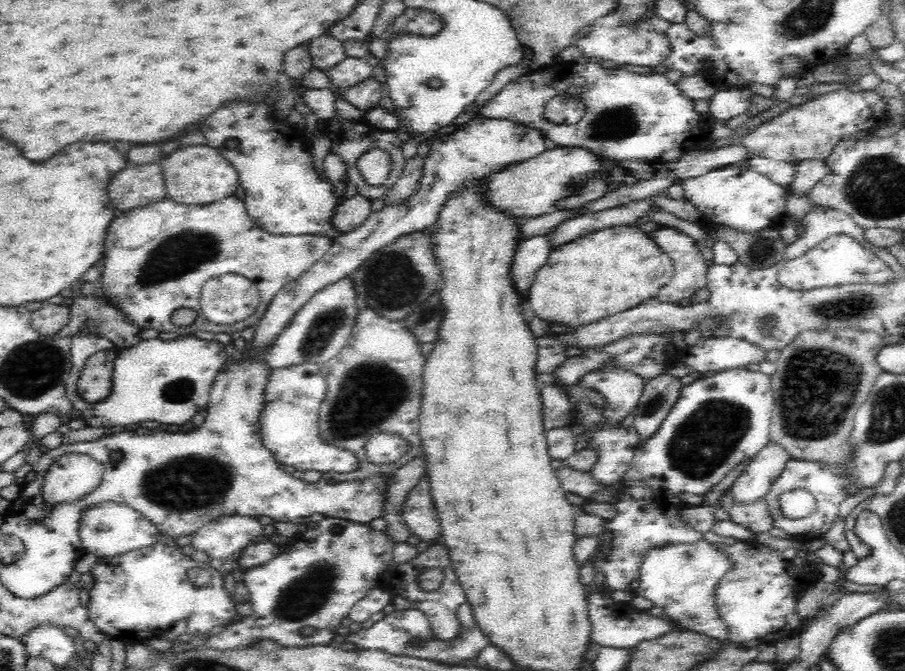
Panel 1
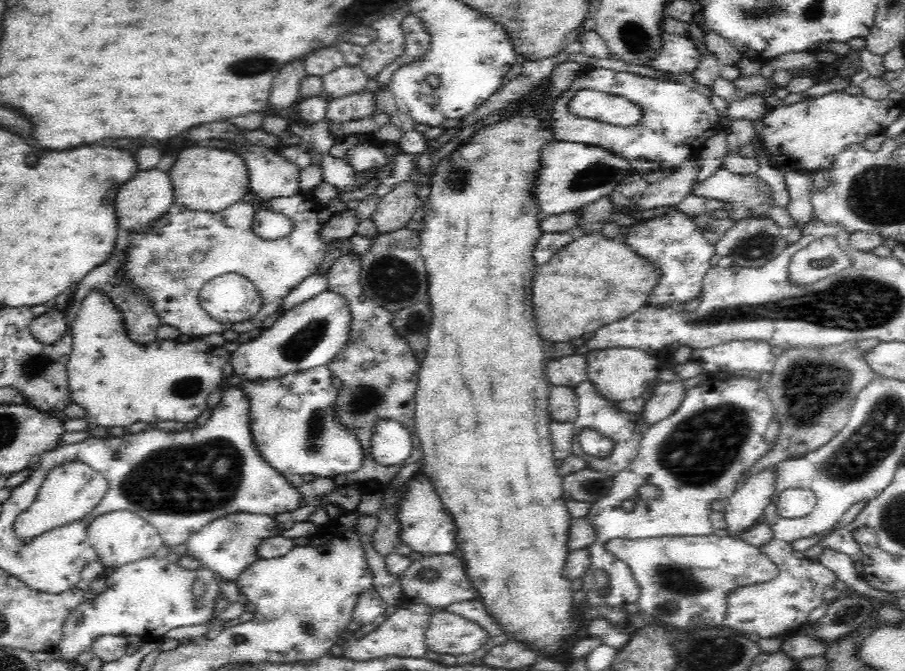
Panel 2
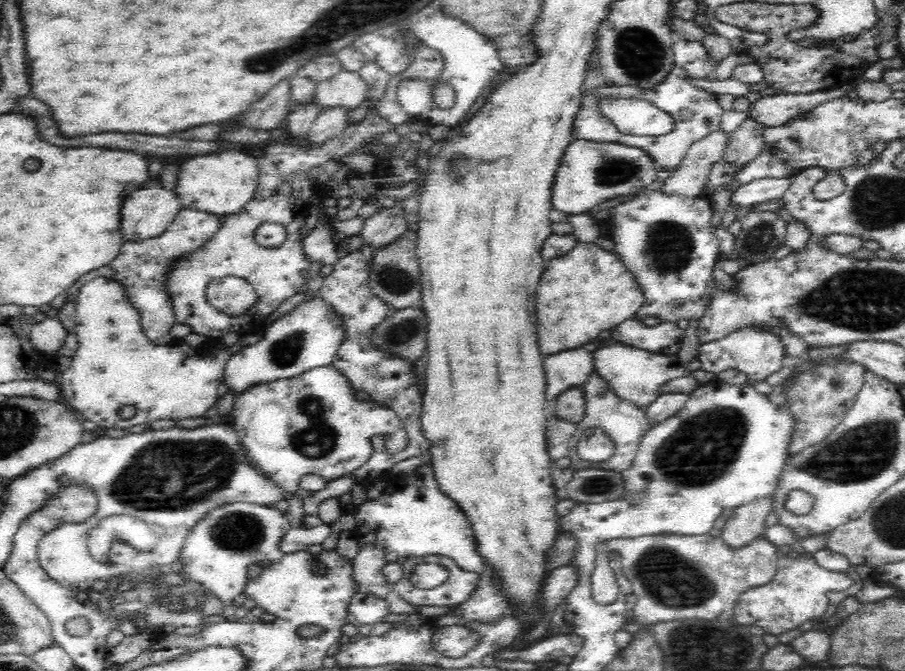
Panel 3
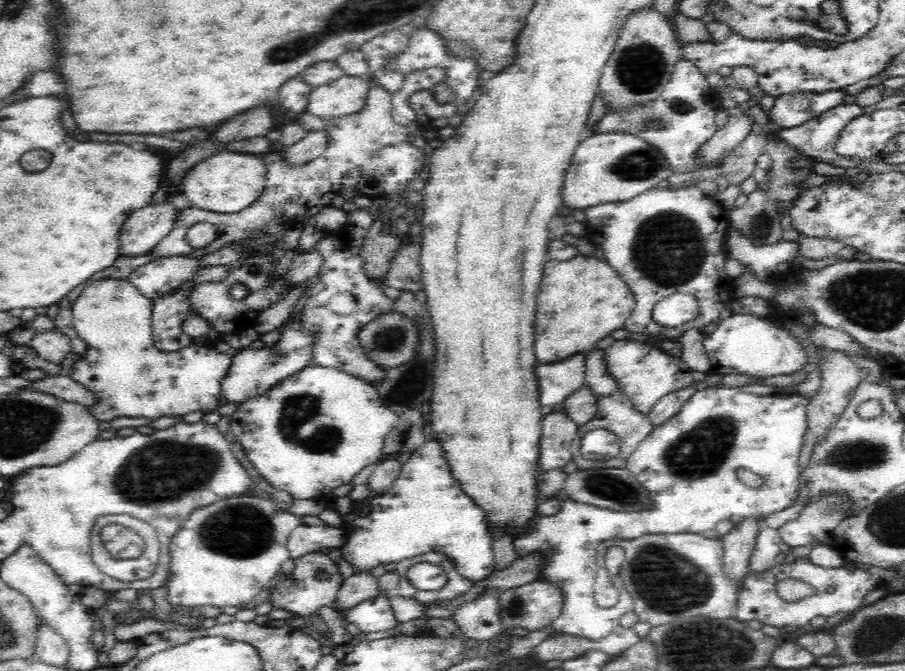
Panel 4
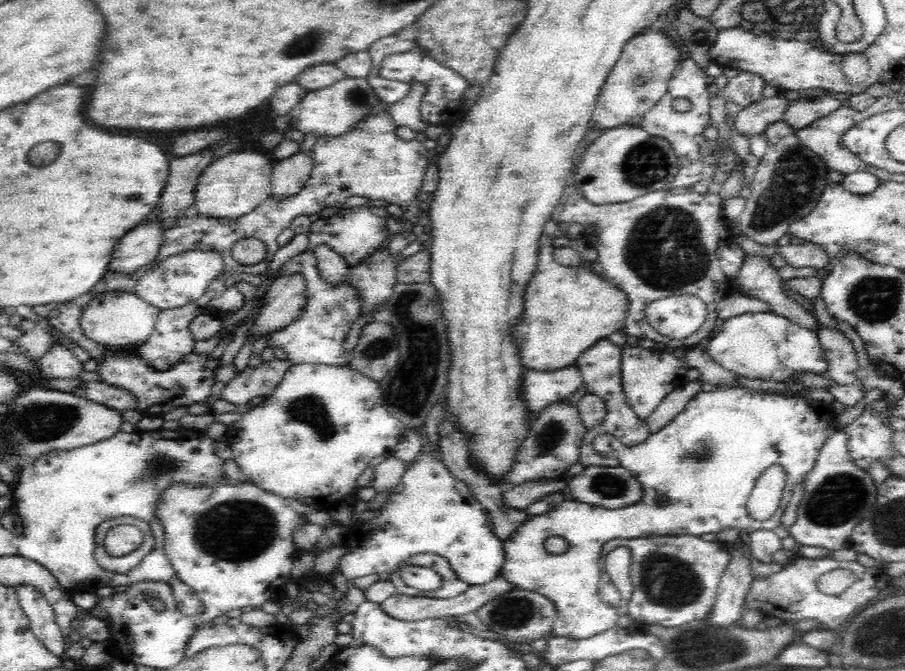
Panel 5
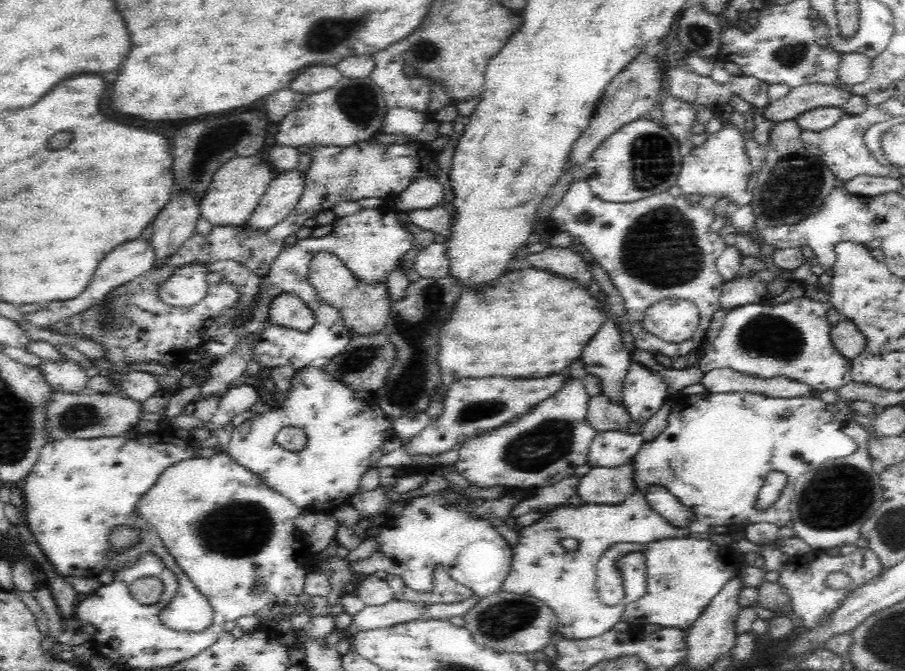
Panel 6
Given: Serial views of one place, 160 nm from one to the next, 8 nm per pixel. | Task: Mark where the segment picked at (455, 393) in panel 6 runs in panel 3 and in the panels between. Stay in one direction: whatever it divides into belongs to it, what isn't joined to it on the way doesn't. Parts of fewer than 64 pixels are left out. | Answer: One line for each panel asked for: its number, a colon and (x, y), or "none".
3: (569, 368)
4: (557, 380)
5: (543, 388)

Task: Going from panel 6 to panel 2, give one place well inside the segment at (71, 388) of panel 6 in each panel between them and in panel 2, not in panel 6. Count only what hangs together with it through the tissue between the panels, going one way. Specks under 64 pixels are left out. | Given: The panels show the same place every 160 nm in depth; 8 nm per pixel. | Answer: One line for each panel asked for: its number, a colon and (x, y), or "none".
2: (49, 327)
3: (48, 334)
4: (53, 345)
5: (58, 362)

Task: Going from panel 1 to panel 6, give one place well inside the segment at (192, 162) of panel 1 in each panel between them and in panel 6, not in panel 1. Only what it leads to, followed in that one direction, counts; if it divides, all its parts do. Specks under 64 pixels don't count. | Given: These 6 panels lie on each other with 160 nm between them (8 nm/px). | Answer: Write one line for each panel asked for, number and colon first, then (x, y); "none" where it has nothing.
2: (206, 179)
3: (220, 183)
4: (228, 182)
5: (236, 183)
6: (237, 186)

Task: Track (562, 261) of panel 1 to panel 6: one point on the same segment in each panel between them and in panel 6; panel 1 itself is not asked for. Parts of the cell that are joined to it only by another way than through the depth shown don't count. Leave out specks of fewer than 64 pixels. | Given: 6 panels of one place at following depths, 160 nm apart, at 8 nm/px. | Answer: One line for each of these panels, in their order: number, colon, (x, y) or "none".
2: (593, 280)
3: (590, 289)
4: (581, 300)
5: (569, 308)
6: (534, 322)

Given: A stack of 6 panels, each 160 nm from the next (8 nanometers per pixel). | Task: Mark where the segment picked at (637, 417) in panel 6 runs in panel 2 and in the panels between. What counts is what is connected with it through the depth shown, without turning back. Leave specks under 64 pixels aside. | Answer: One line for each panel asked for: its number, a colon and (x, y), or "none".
2: (620, 373)
3: (635, 375)
4: (644, 374)
5: (648, 374)

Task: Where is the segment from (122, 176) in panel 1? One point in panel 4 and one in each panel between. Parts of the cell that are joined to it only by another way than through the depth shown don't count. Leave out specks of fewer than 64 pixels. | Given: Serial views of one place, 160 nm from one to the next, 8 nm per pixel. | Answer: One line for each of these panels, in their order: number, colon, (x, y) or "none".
2: (148, 194)
3: (147, 212)
4: (144, 228)

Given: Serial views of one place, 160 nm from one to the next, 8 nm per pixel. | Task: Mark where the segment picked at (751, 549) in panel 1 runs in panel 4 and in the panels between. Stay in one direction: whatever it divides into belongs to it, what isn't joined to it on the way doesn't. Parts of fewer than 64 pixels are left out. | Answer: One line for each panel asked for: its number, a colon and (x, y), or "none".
2: (774, 608)
3: (799, 592)
4: (758, 599)

